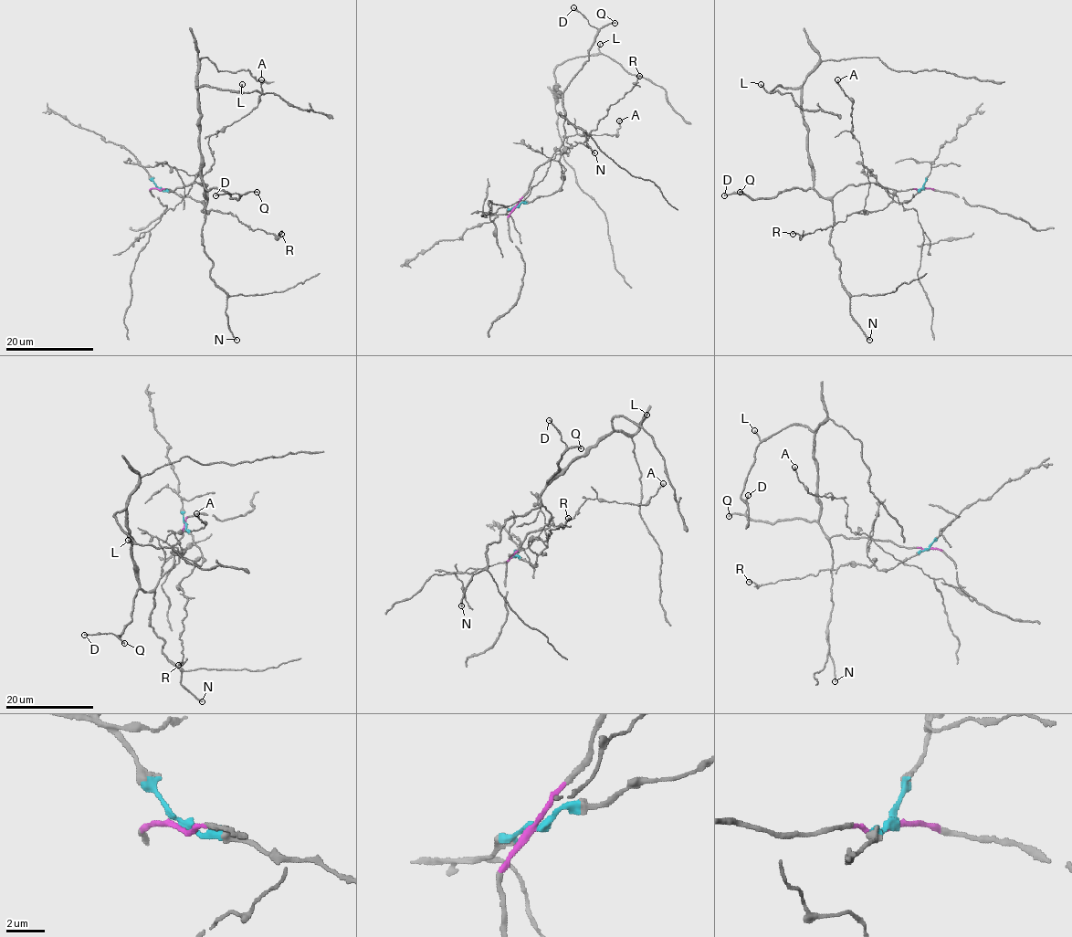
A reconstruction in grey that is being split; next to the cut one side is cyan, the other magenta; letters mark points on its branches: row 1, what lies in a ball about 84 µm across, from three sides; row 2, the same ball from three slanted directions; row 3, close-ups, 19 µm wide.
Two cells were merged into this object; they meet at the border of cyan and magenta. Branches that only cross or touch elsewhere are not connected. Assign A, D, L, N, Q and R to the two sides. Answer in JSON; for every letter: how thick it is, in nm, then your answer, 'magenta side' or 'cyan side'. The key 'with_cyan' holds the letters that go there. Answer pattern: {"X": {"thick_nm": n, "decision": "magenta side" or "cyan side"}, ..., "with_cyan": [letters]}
{"A": {"thick_nm": 400, "decision": "cyan side"}, "D": {"thick_nm": 180, "decision": "magenta side"}, "L": {"thick_nm": 240, "decision": "magenta side"}, "N": {"thick_nm": 240, "decision": "magenta side"}, "Q": {"thick_nm": 260, "decision": "magenta side"}, "R": {"thick_nm": 200, "decision": "cyan side"}, "with_cyan": ["A", "R"]}

